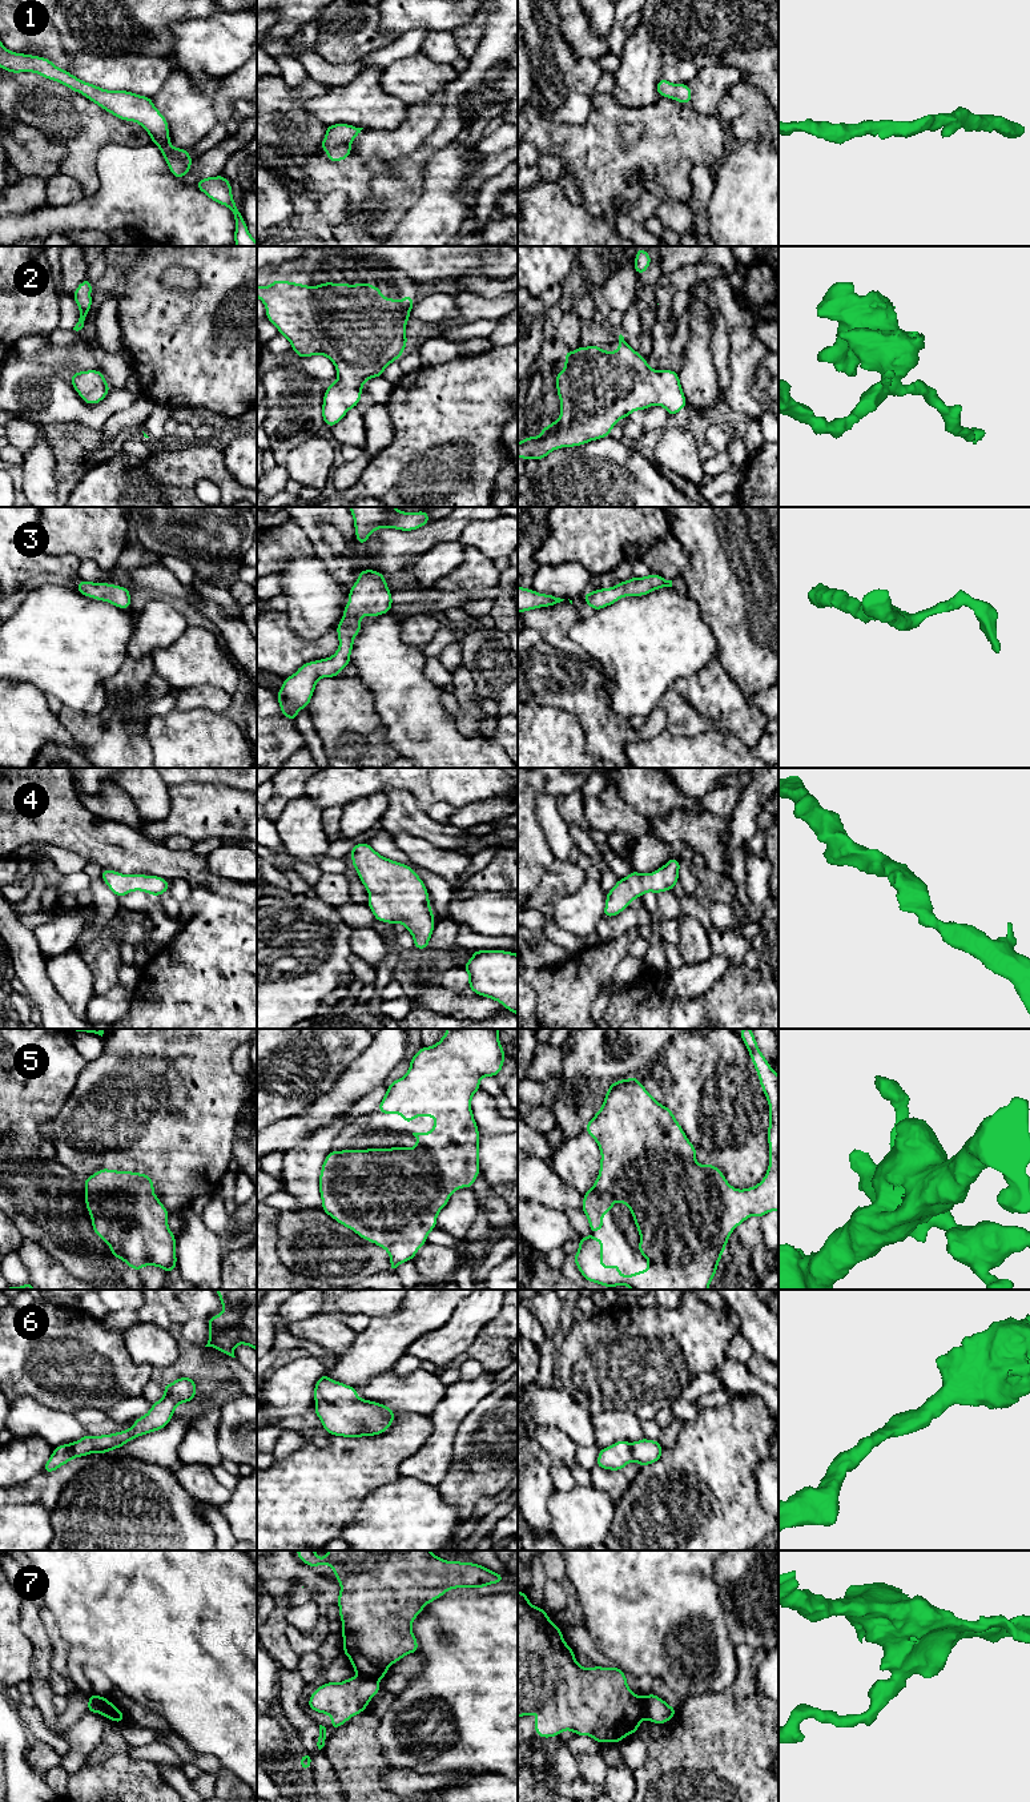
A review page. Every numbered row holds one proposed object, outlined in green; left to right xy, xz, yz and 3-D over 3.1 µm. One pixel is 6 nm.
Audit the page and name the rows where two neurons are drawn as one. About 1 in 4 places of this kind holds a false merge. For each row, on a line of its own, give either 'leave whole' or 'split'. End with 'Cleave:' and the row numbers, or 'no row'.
1: leave whole
2: leave whole
3: leave whole
4: leave whole
5: leave whole
6: leave whole
7: split
Cleave: 7

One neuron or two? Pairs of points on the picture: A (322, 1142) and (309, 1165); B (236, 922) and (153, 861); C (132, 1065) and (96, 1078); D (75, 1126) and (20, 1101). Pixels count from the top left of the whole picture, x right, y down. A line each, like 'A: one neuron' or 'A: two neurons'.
A: one neuron
B: two neurons
C: one neuron
D: two neurons

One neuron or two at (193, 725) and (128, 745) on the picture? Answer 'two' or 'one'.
two

